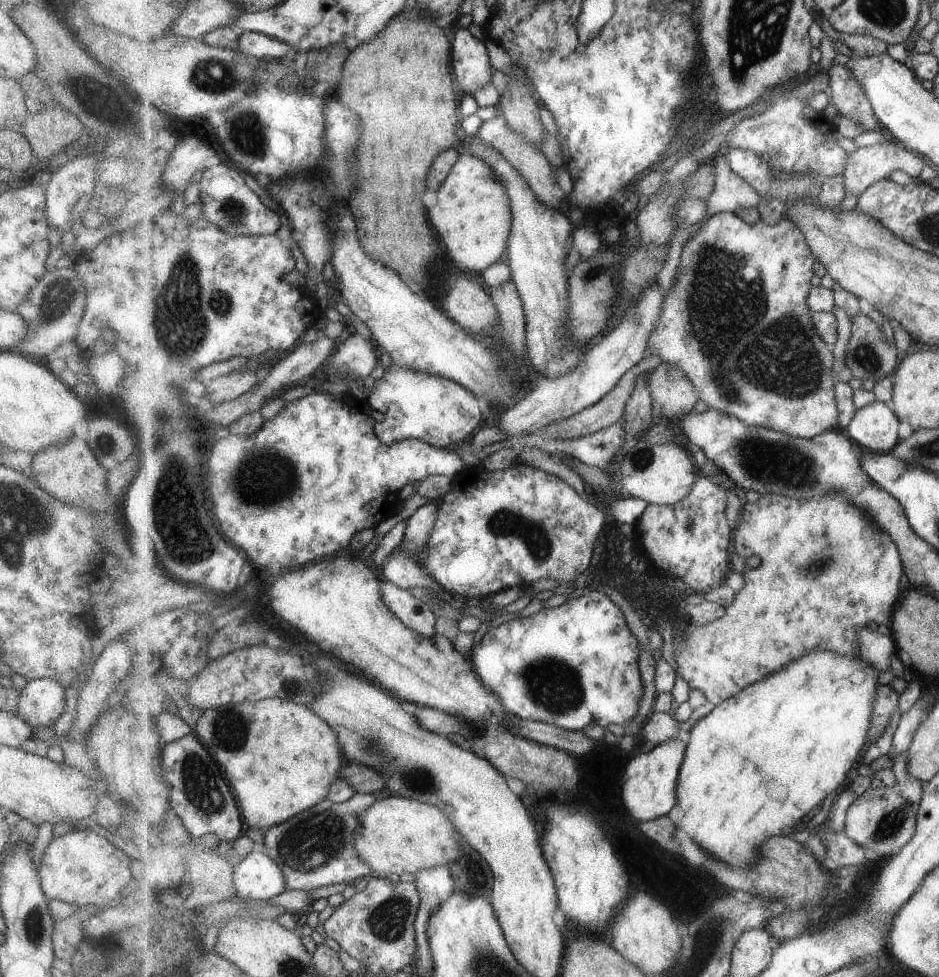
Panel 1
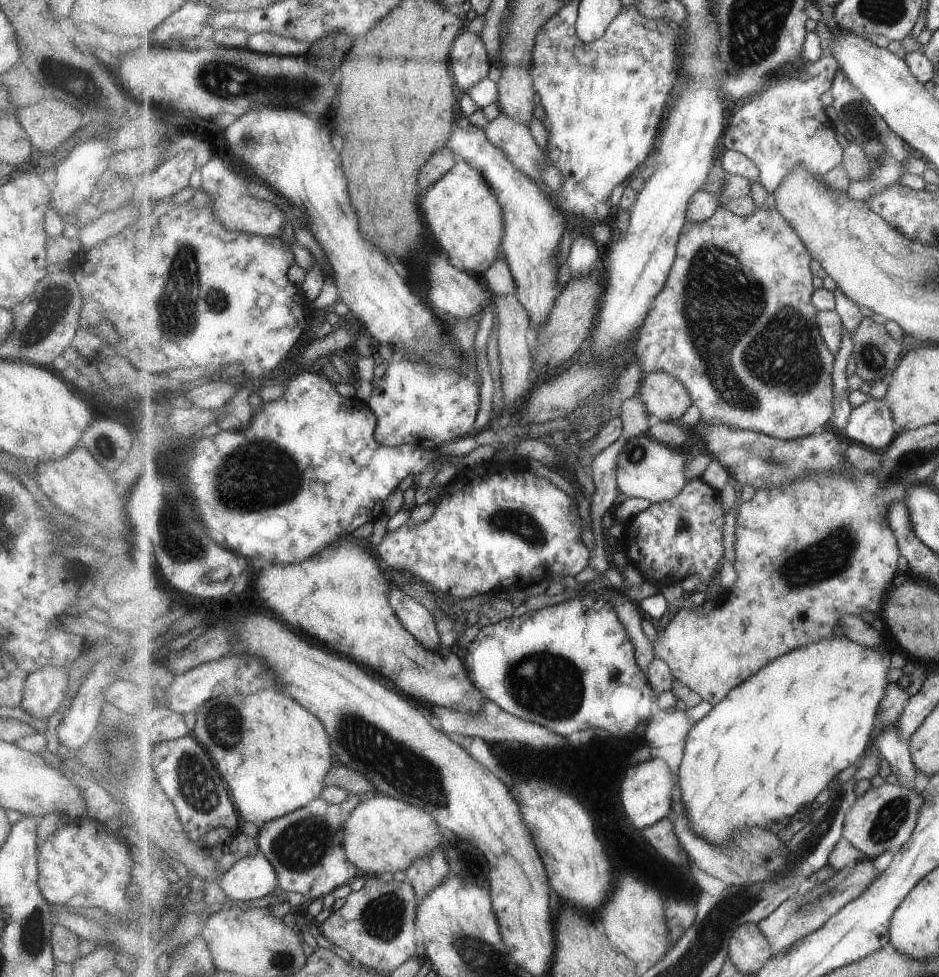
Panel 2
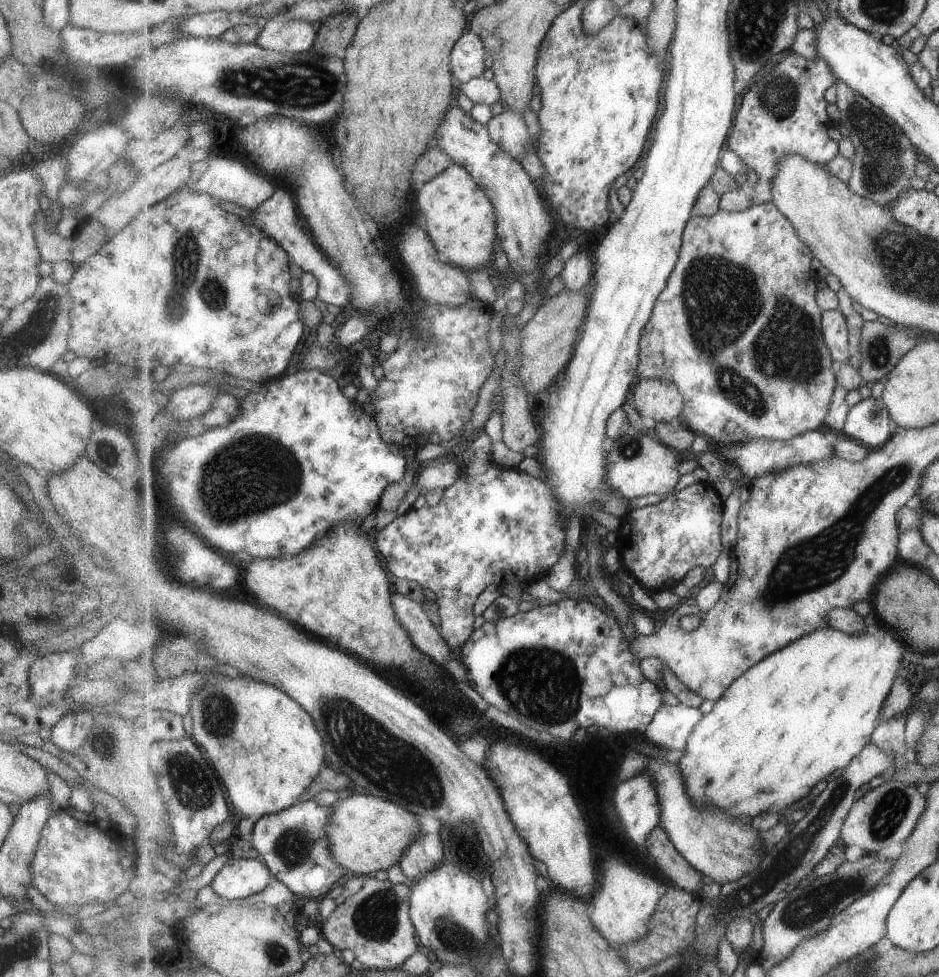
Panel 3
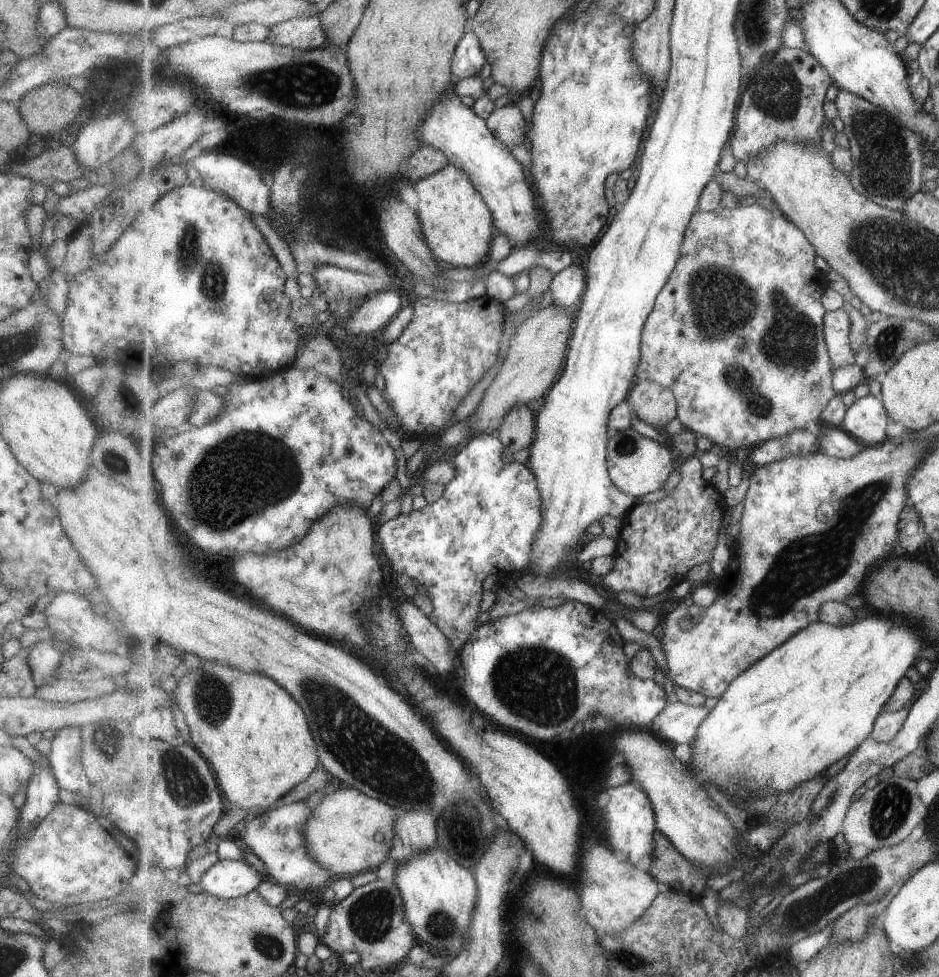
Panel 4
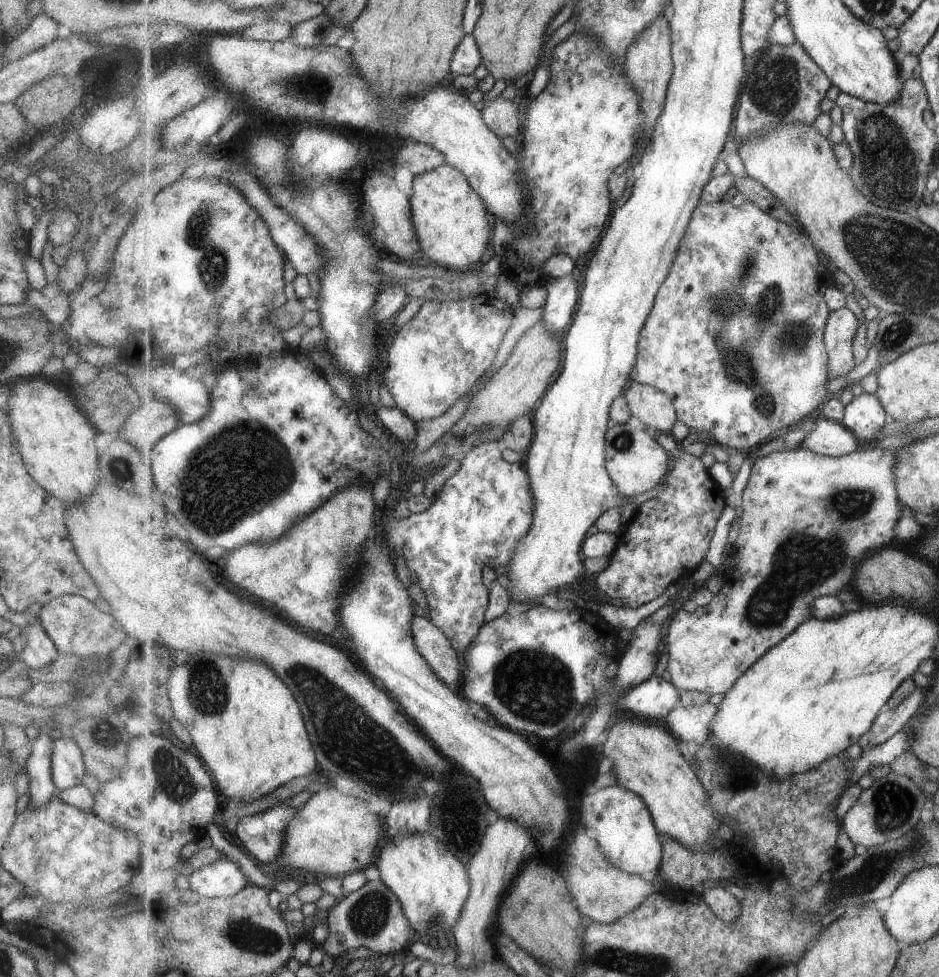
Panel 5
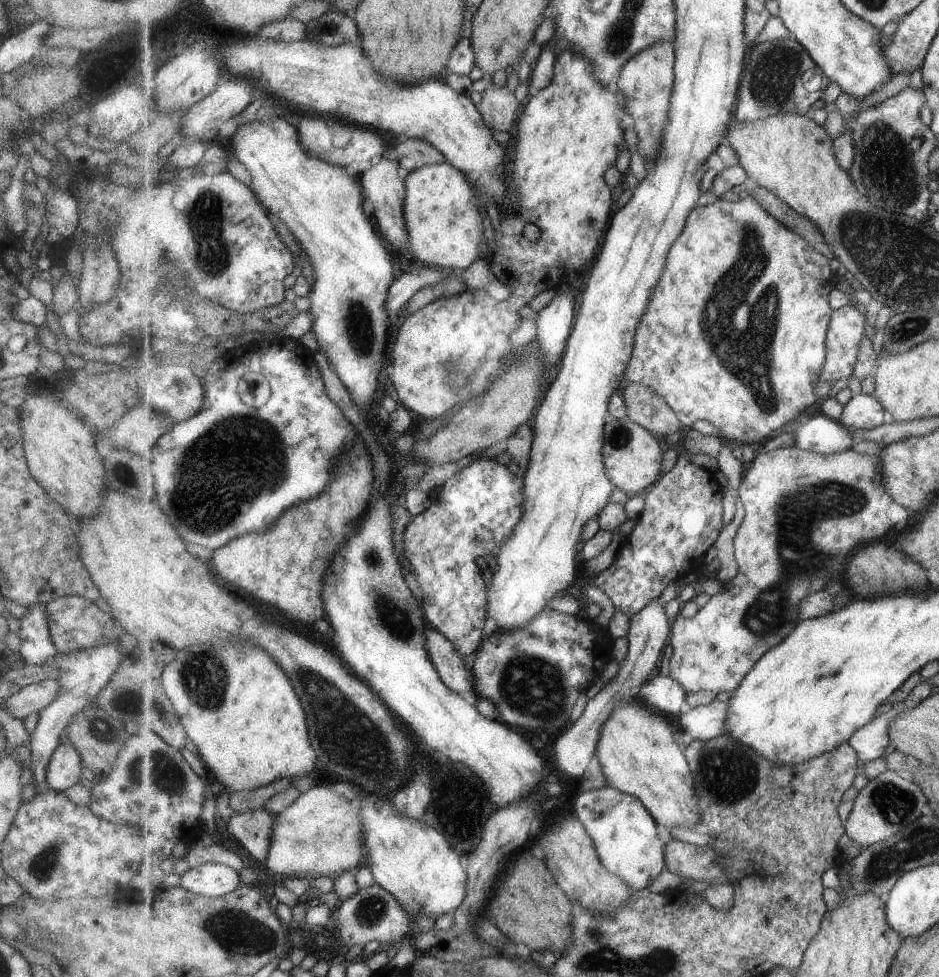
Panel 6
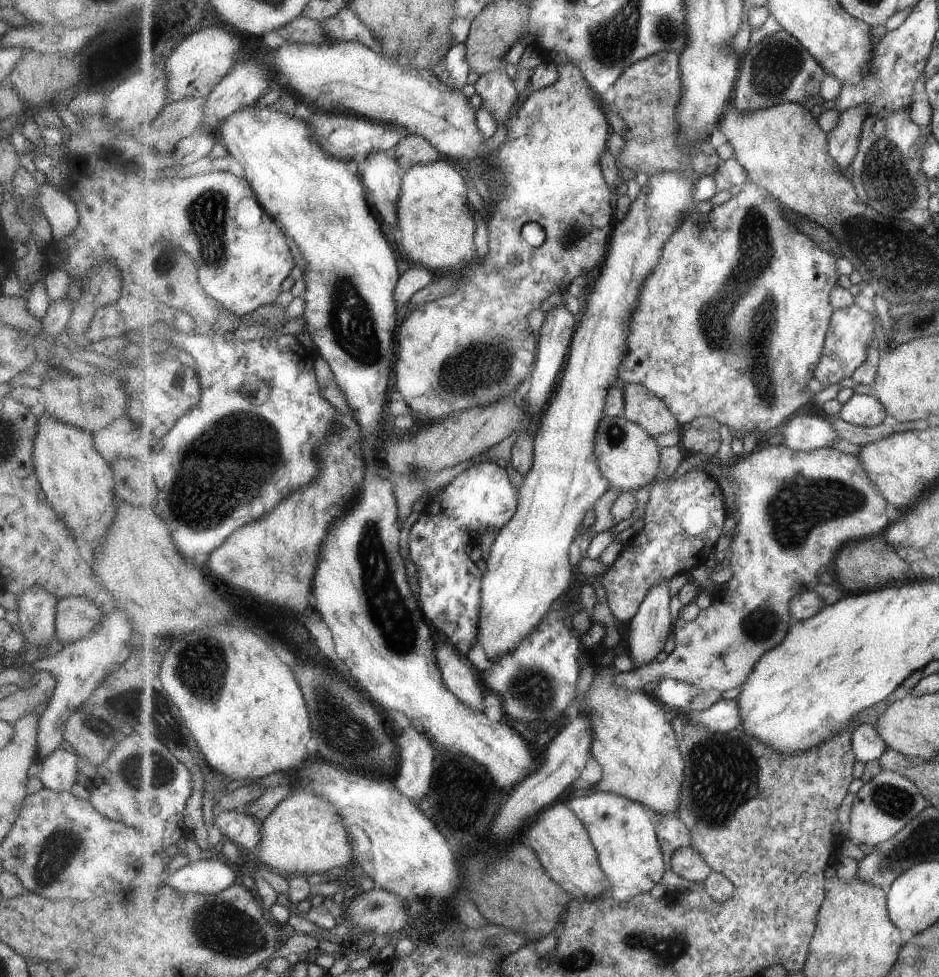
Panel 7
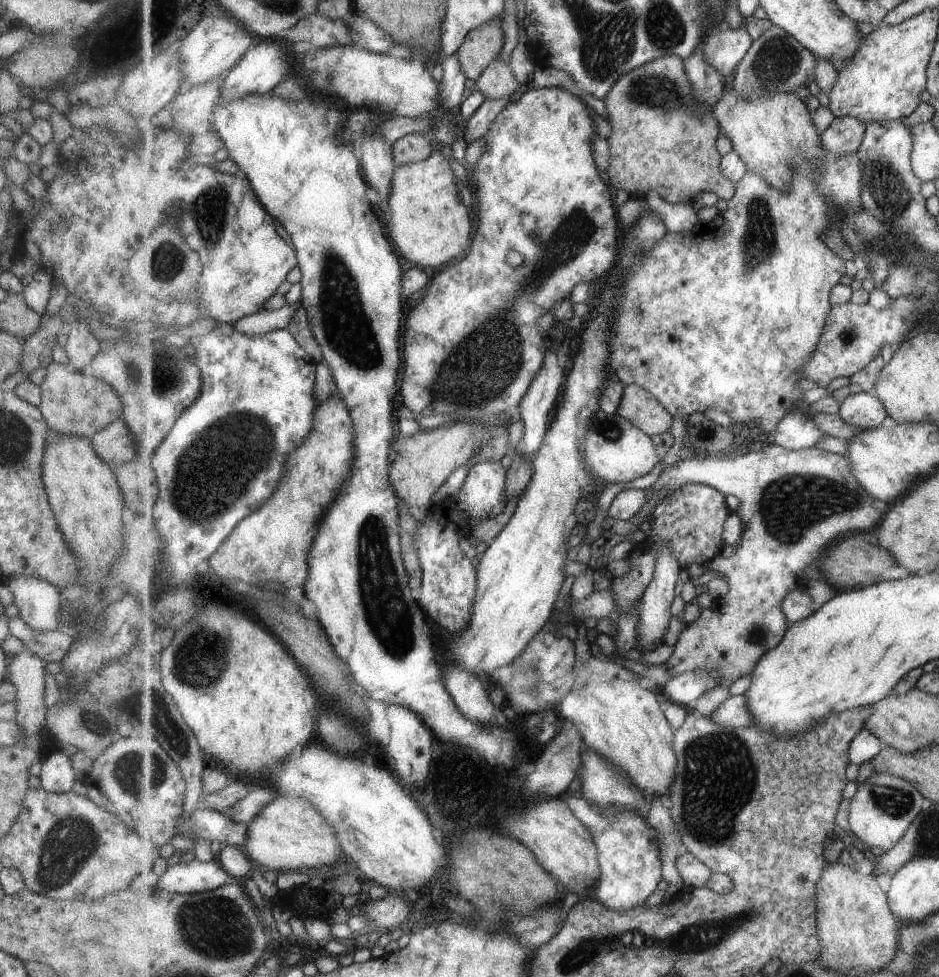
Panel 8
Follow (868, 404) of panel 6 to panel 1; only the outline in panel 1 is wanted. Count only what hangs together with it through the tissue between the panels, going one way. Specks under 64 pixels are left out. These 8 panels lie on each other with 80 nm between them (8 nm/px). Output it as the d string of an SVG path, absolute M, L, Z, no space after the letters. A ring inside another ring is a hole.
M883 401L859 409L851 424L844 430L848 437L865 450L886 455L901 442L898 414Z

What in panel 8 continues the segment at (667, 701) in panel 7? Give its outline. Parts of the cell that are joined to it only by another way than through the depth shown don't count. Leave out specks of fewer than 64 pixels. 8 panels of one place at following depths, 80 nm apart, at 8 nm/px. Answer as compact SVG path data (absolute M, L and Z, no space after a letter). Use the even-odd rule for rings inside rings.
M685 673L678 677L669 678L662 685L665 696L669 700L690 710L693 704L705 691L719 685L714 675L706 673Z

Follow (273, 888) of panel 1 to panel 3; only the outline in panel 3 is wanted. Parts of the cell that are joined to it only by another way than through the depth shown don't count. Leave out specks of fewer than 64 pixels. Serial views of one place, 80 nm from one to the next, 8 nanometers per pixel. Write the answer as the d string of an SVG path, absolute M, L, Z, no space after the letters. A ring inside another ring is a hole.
M230 857L209 884L221 898L230 901L252 898L263 892L275 879L271 869L259 859Z

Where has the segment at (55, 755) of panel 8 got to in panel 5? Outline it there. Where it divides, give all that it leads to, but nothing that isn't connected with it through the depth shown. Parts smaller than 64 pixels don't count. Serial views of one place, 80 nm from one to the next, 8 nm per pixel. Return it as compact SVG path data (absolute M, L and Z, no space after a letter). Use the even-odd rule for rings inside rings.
M71 738L53 740L50 774L57 793L80 784L84 774L82 755Z

